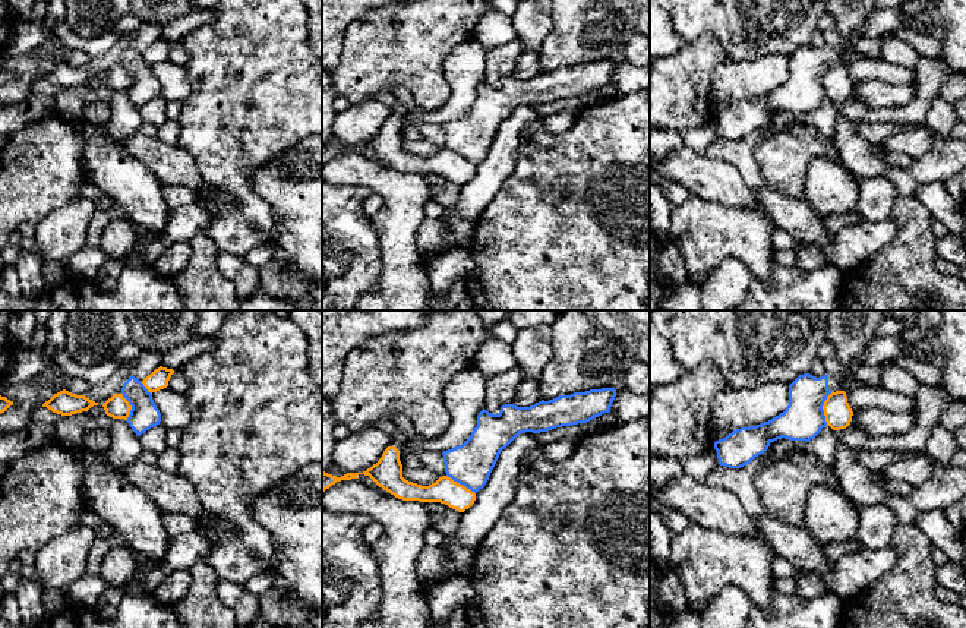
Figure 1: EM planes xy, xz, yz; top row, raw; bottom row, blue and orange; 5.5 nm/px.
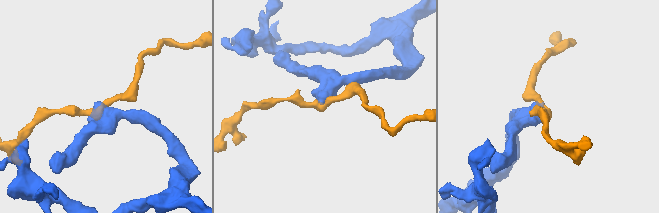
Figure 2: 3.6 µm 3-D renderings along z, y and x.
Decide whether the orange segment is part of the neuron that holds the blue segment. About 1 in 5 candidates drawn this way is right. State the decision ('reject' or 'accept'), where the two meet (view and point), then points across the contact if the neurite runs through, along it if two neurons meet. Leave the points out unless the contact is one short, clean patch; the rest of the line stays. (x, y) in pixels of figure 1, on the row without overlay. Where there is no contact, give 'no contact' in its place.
reject; meets blue in yz at (821, 81); border along yz (832, 65), (823, 78), (826, 97)

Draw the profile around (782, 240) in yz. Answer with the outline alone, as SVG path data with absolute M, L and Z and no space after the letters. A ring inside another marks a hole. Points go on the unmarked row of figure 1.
M782 228L774 230L773 244L776 250L786 250L786 249L796 250L799 246L798 240L790 233Z

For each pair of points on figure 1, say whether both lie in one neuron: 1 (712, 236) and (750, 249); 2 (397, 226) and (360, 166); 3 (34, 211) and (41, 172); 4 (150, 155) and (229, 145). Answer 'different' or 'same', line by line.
1: same
2: same
3: same
4: different

